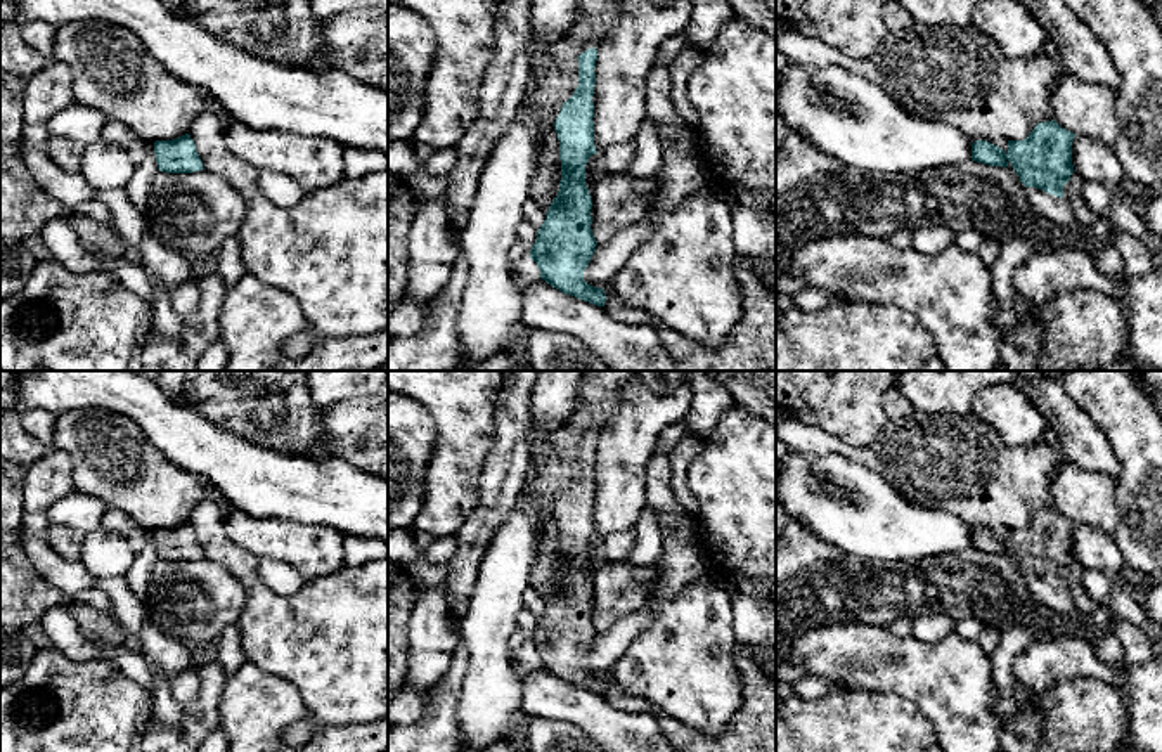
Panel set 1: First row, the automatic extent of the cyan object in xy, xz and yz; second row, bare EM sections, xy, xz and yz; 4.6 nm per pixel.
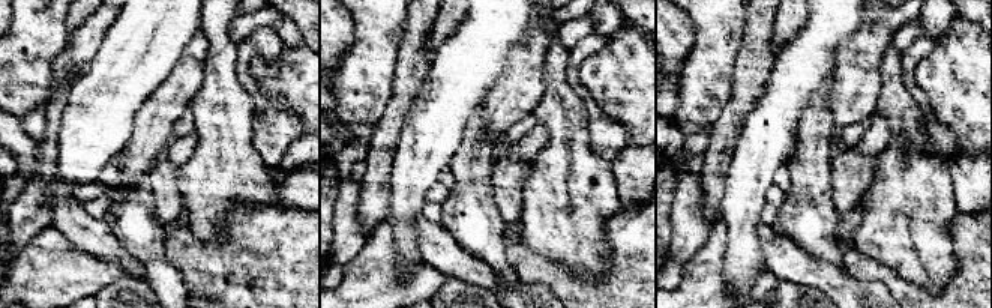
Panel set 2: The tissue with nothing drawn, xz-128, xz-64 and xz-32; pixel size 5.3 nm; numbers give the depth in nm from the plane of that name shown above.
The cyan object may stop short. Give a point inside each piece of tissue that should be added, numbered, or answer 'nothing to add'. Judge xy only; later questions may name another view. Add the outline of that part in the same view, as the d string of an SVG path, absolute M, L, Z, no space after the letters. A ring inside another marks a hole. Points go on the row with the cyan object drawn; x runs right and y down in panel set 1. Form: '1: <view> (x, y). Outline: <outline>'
nothing to add

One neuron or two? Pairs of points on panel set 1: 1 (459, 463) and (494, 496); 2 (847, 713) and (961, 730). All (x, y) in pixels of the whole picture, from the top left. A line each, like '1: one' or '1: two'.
1: two
2: two

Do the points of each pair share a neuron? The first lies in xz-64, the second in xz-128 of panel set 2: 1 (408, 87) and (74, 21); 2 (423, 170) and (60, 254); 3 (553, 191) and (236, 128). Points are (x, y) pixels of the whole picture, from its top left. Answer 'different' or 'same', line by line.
1: same
2: different
3: same

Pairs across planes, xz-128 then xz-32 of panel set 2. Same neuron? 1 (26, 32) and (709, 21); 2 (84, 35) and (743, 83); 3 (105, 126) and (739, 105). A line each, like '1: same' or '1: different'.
1: same
2: different
3: different

